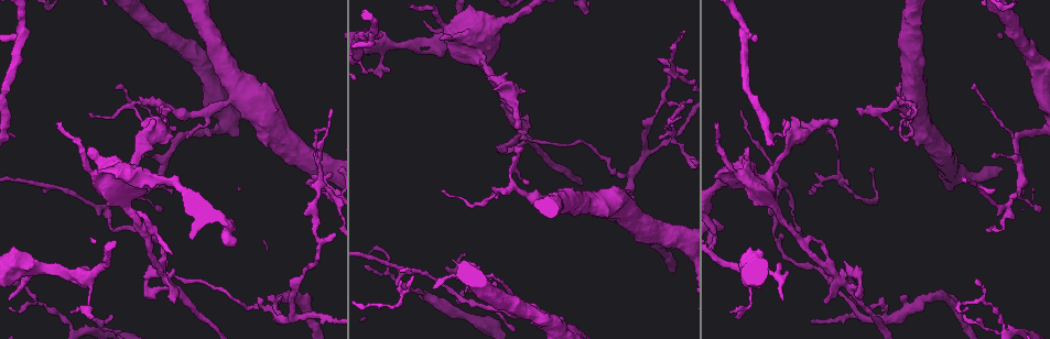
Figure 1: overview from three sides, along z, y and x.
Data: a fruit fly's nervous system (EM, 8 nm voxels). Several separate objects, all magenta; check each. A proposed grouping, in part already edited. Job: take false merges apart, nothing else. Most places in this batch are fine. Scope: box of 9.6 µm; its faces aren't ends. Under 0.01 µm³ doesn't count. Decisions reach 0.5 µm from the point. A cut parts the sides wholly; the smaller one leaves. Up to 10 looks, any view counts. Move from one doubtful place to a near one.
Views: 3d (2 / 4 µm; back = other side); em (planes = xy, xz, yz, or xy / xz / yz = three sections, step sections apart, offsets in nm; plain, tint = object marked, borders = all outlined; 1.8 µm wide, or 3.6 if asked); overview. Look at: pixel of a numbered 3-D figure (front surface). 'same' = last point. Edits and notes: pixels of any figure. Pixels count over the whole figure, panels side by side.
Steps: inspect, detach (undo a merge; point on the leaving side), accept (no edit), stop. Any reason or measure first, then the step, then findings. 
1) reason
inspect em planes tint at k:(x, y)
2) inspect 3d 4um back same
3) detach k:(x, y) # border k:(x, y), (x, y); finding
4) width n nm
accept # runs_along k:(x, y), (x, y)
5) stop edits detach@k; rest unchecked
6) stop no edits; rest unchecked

abrupt turn
inspect 3d 2um at 1:(274, 315)

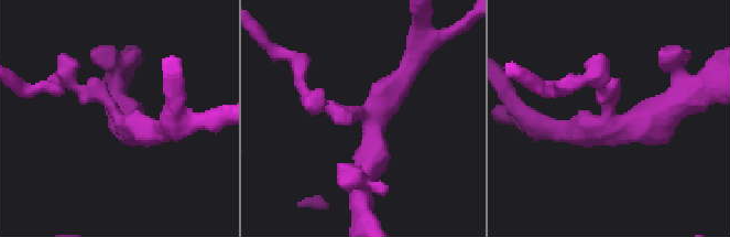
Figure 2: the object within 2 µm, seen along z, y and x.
arms 3; now the EM
inspect em 3.6um planes tint at 2:(607, 112)

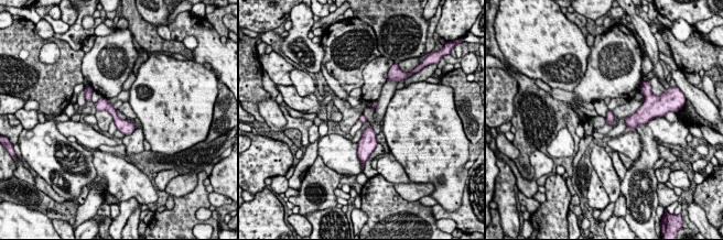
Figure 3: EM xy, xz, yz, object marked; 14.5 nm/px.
accept # continuous, no second cell

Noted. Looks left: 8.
arms part here
inspect em yz step 16 tint at 1:(317, 186)

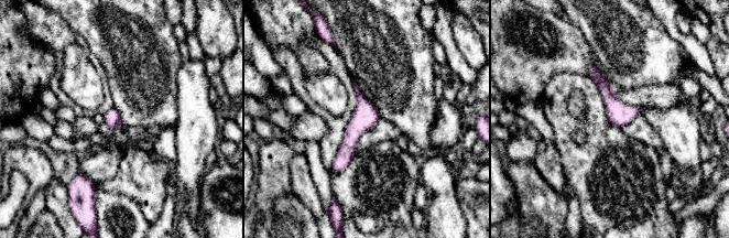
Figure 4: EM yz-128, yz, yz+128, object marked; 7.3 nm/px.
cut it another way
inspect em planes tint same

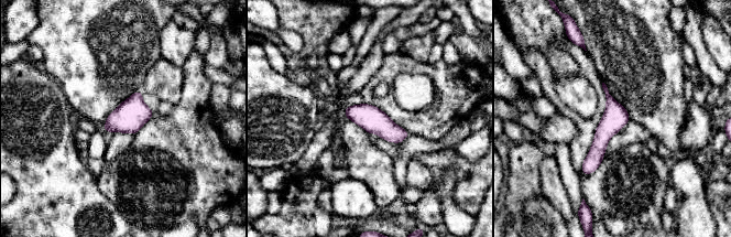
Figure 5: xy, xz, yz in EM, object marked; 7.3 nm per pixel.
accept # runs_along 5:(609, 98), (610, 125), (585, 171); one cell here

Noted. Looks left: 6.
sudden change in width
inspect em planes borders at 1:(436, 36)

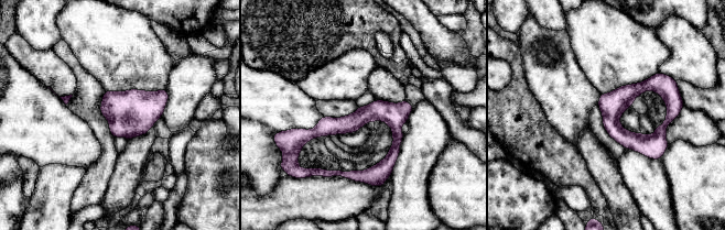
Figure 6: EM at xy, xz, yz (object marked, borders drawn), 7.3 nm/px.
accept # runs_along 6:(300, 131), (385, 114), (397, 143), (369, 181); continuous, no second cell

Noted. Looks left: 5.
a fork
inspect em planes plain at 1:(459, 297)

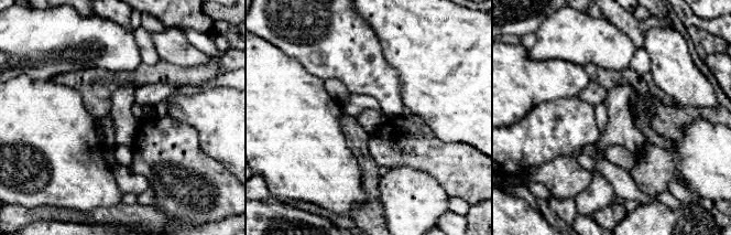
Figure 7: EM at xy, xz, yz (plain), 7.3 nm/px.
where the object lies
inspect em planes tint same

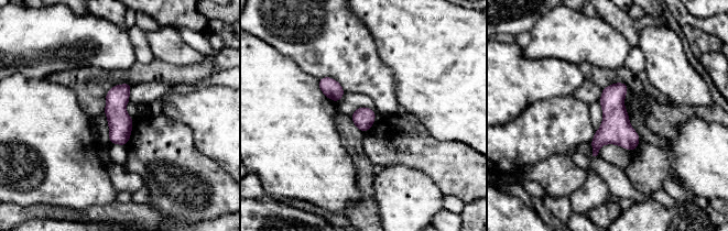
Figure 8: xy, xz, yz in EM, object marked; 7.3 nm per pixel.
accept # all the same cell

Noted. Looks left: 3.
stop no edits; rest unchecked

